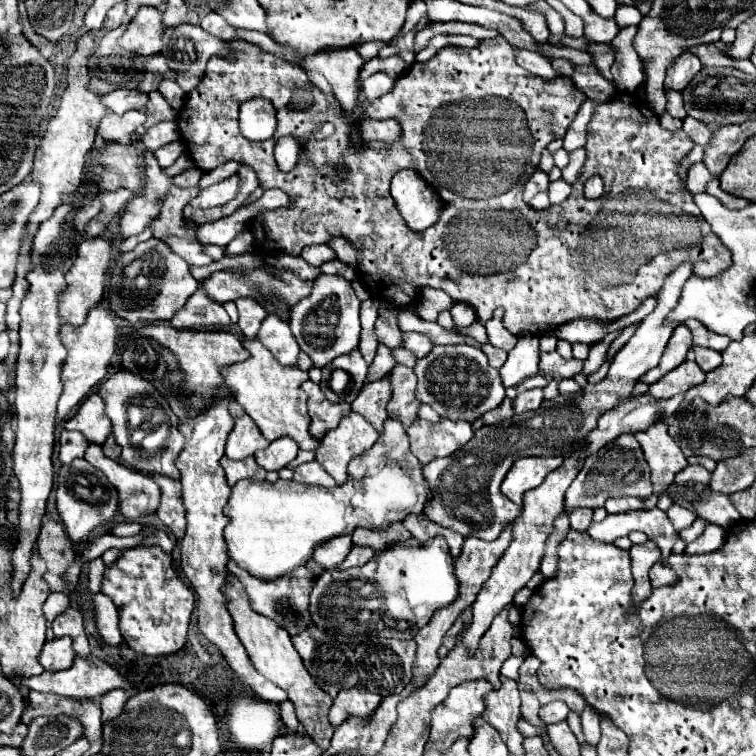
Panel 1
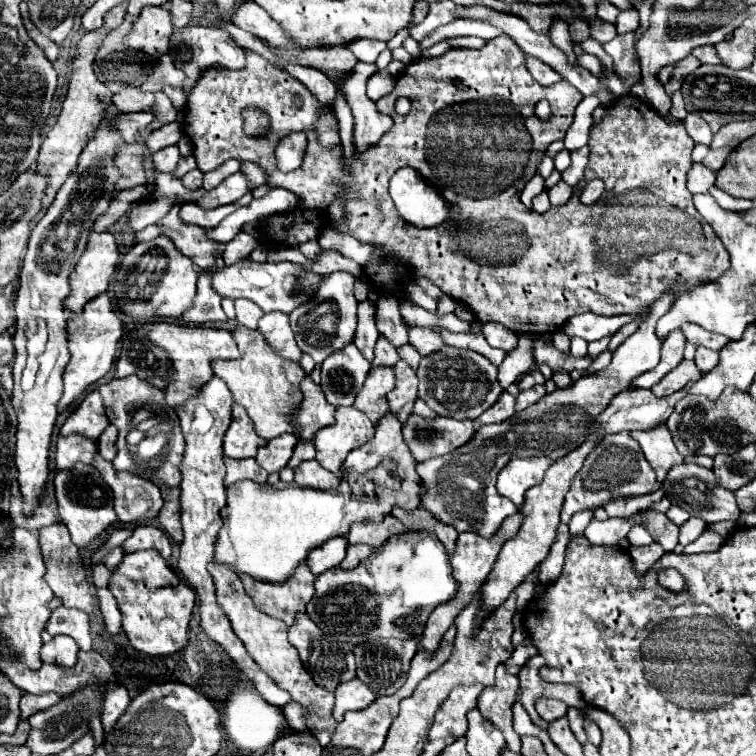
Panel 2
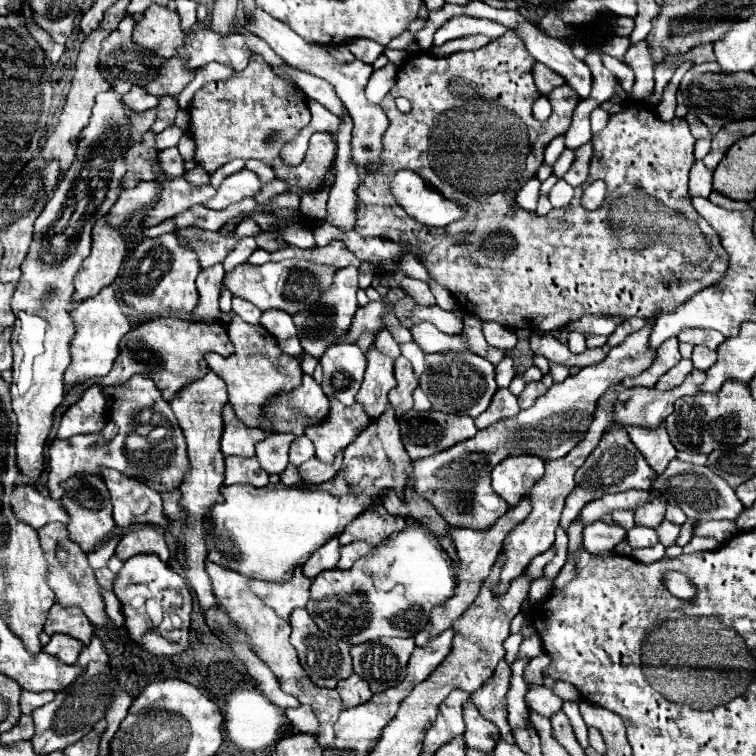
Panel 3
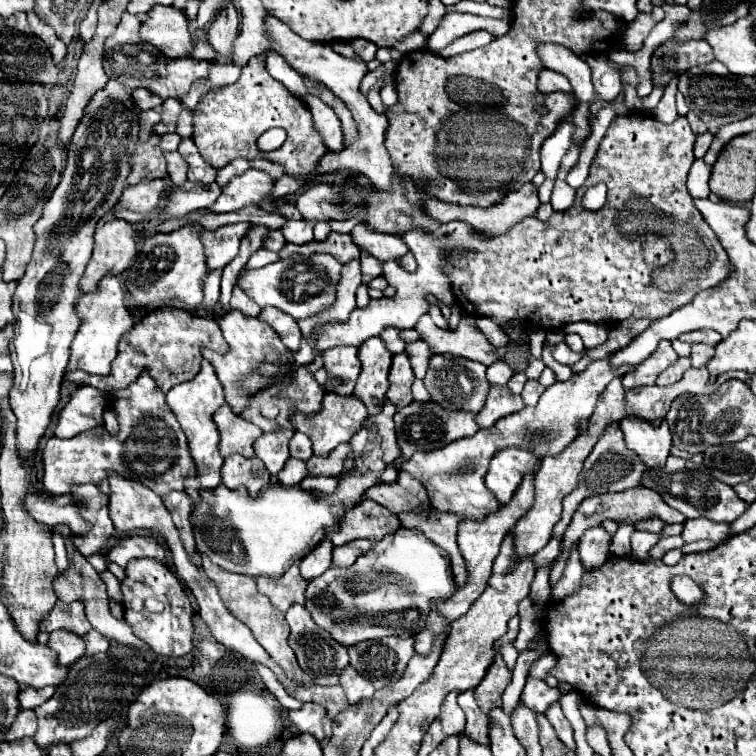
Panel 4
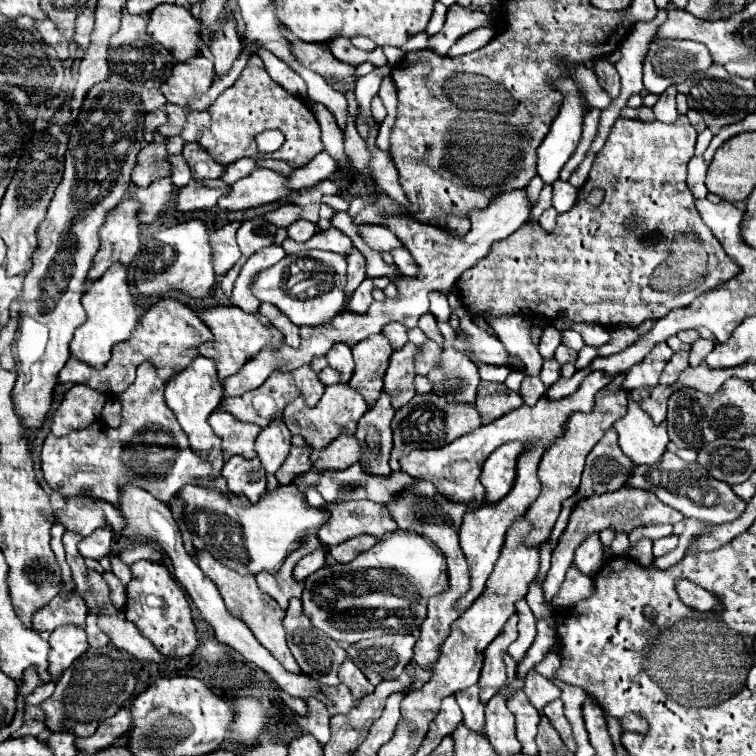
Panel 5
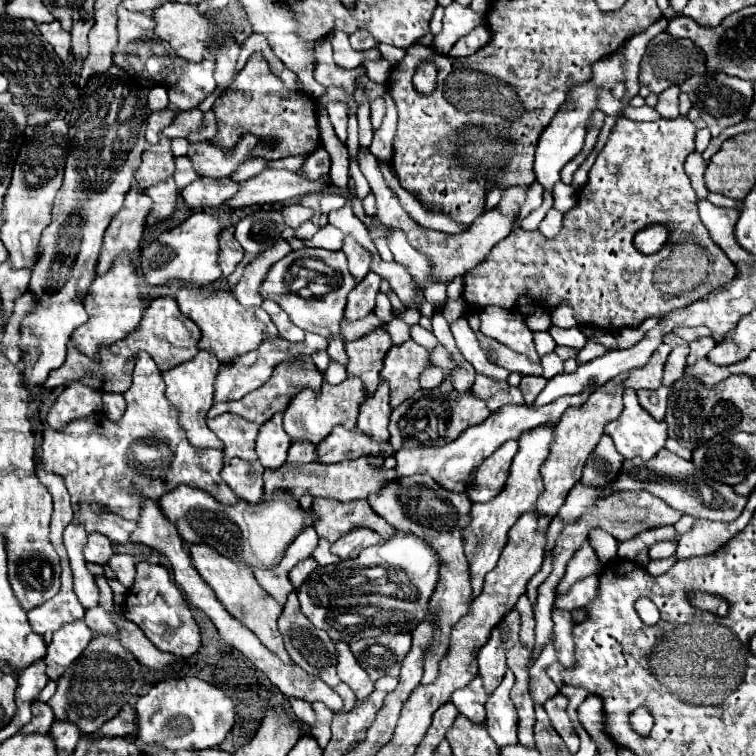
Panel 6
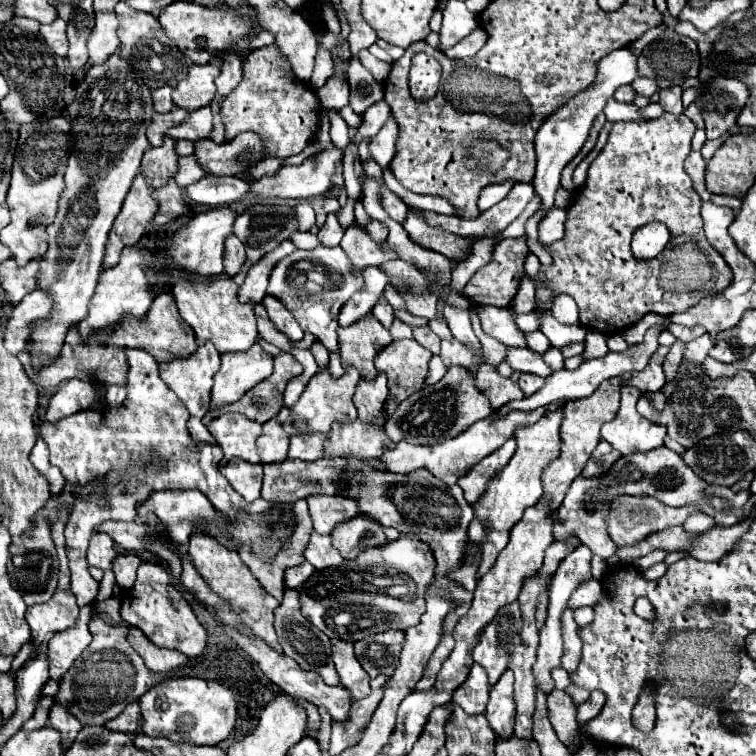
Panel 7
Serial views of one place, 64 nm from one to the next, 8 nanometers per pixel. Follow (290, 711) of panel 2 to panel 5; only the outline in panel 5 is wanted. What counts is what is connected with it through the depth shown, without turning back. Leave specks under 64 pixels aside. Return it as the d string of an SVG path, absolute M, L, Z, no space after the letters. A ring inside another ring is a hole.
M316 698L306 700L306 706L308 706L308 712L306 712L304 716L294 714L296 724L298 724L304 732L312 734L312 736L324 746L324 744L328 742L328 738L330 738L330 728L328 728L328 724L330 724L330 714L328 714L328 710L324 708L324 704L322 704L320 700L316 700Z

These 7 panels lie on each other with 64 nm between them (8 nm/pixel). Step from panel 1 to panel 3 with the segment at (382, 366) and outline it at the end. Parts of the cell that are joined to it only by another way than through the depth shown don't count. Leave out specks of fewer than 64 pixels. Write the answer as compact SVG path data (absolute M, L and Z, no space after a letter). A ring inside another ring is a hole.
M382 330L378 336L376 336L376 348L384 354L384 356L388 356L388 358L392 358L392 360L396 360L398 356L400 356L400 346L392 340L392 336L390 336L390 332L388 330Z

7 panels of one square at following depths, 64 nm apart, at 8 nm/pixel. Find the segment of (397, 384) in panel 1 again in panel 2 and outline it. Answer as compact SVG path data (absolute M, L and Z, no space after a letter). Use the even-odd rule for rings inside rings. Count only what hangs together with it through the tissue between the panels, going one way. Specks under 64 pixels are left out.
M398 360L398 364L394 366L394 376L396 376L396 386L388 394L388 404L390 404L390 412L404 424L412 414L412 406L418 398L416 396L418 378L416 372L404 360Z

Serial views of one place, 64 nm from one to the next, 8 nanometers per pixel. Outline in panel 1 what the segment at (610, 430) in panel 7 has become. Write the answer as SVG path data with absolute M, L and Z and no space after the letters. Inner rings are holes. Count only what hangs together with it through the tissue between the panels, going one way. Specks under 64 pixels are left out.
M662 420L652 424L646 432L638 432L634 436L640 442L644 458L650 466L654 494L662 494L674 482L674 476L688 466L688 462Z

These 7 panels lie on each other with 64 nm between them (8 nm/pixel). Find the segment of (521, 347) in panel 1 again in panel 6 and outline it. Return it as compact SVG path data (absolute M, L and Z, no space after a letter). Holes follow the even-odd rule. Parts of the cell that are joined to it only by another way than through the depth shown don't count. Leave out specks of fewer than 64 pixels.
M462 316L460 320L456 320L452 326L452 334L456 338L456 344L460 348L460 352L464 354L464 358L476 368L478 374L484 374L488 378L494 378L494 380L506 380L508 378L508 370L501 366L492 364L484 352L480 352L480 344L472 332L472 328L468 326L468 320Z

